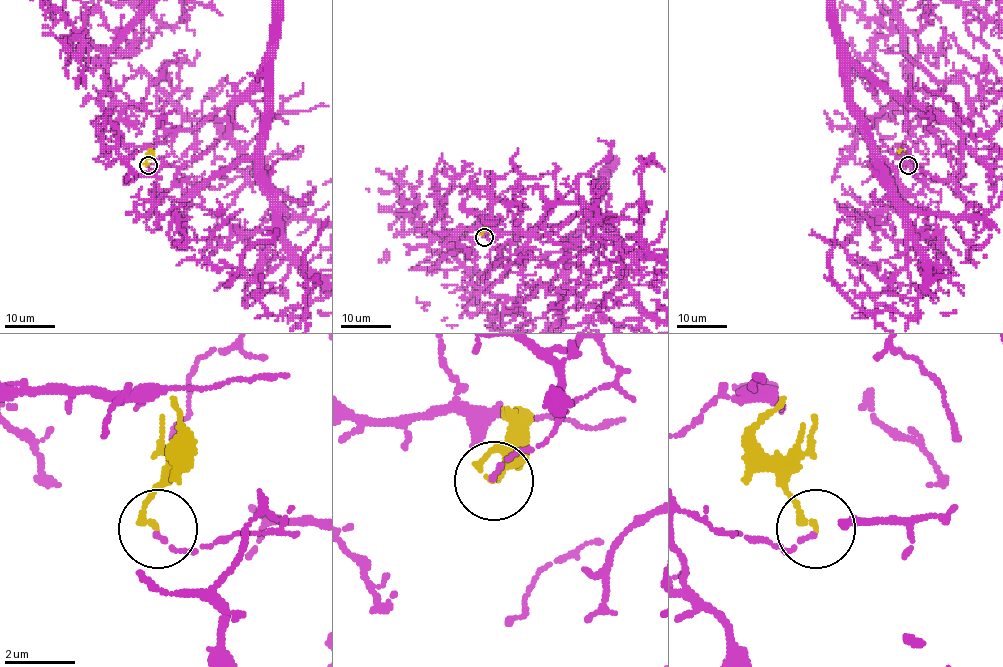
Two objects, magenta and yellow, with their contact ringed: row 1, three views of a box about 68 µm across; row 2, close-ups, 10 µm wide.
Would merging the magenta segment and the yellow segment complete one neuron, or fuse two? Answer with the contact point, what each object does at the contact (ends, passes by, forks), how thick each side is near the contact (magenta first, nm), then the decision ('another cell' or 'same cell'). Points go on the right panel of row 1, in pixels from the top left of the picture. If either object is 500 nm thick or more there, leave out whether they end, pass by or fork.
at (908, 165); magenta ends there; yellow ends there; 130 nm thick on the magenta side, 160 nm on the other; another cell

